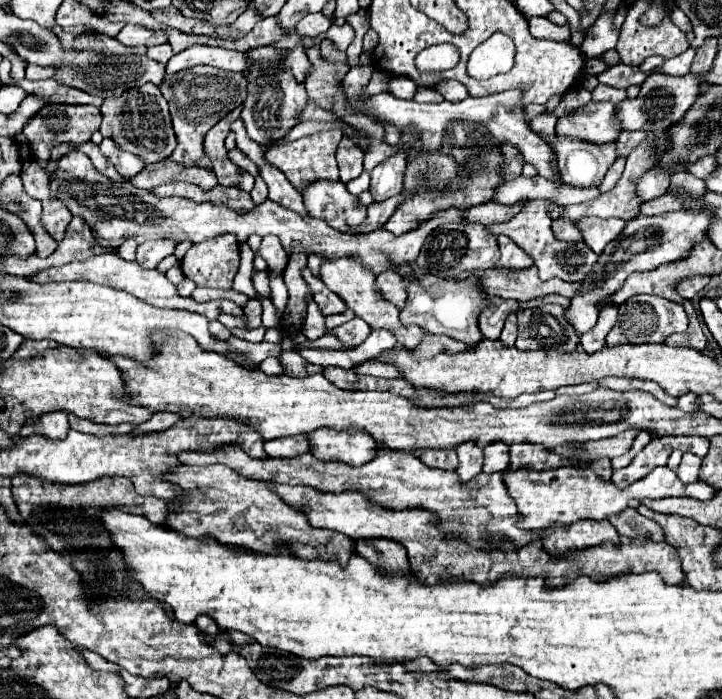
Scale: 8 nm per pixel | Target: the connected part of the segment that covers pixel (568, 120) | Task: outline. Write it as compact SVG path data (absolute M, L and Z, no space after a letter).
M589 103L557 121L559 137L573 137L595 145L613 143L621 133L613 103Z

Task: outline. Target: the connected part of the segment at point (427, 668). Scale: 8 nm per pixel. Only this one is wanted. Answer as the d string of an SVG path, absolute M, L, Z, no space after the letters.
M421 657L421 659L409 659L409 661L401 661L405 665L407 671L411 673L437 673L437 671L443 671L443 667L437 667L433 661L429 661L427 657Z

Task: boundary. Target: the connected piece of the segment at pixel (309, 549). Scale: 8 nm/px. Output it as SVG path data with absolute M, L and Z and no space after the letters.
M225 465L209 467L175 467L165 475L167 481L181 485L187 493L183 495L183 507L175 515L173 501L169 501L167 525L187 537L201 537L205 533L215 535L219 543L245 545L259 553L279 553L281 547L291 549L297 559L329 559L339 561L347 567L351 555L355 553L355 541L347 535L315 529L309 525L307 515L295 507L289 507L265 481L245 479Z

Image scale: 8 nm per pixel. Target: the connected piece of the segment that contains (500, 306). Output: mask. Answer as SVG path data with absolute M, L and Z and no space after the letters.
M491 297L489 301L491 301L489 307L479 315L479 329L483 337L499 339L505 319L511 313L517 313L521 305L515 299L501 299L501 297Z

